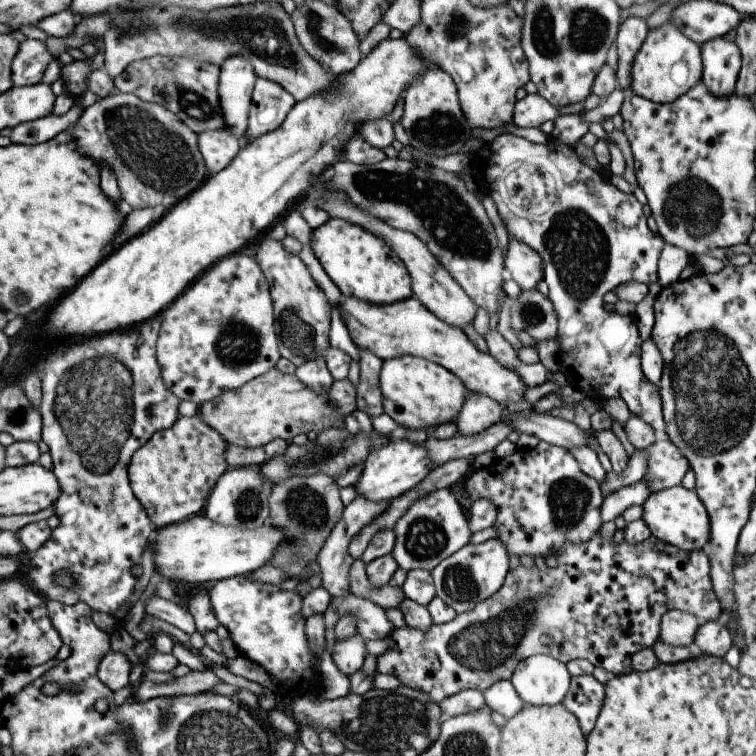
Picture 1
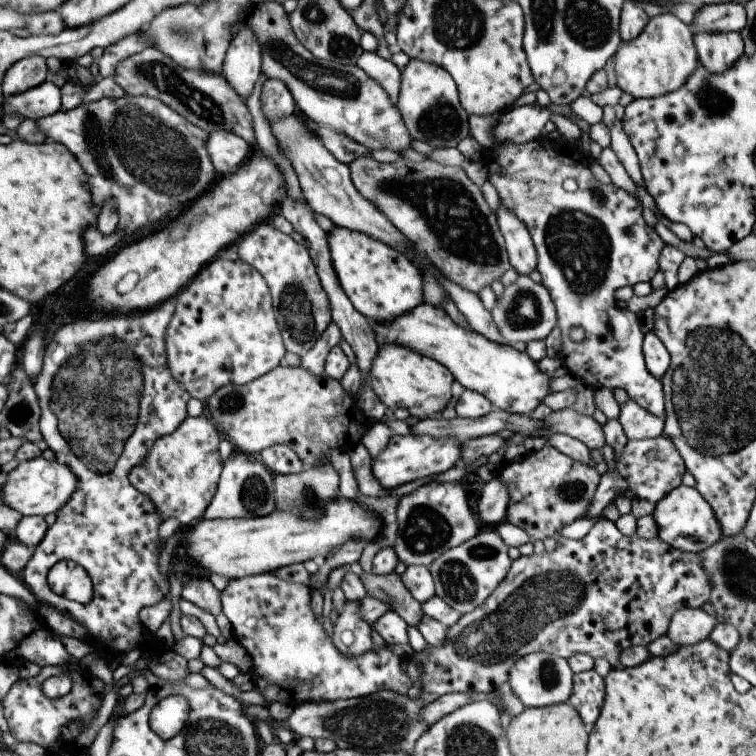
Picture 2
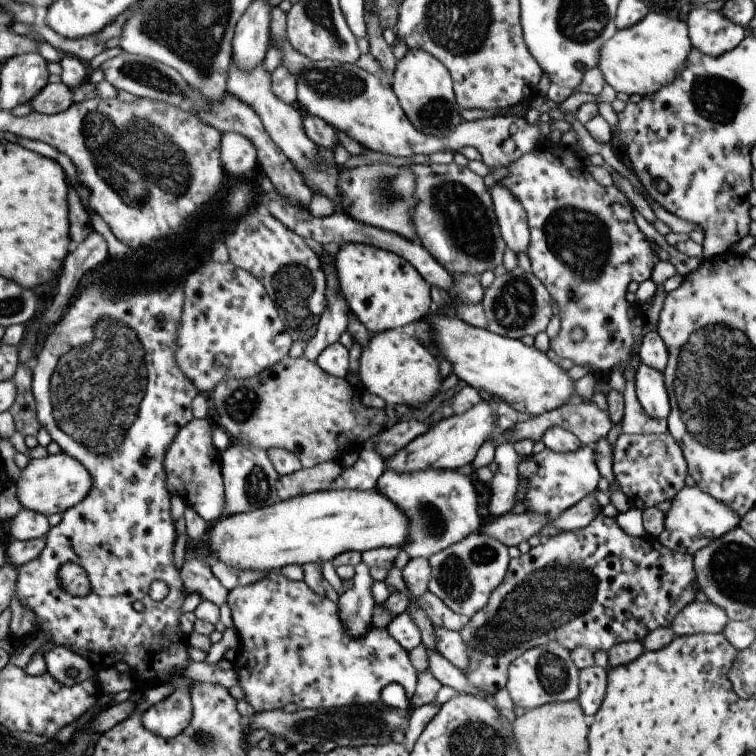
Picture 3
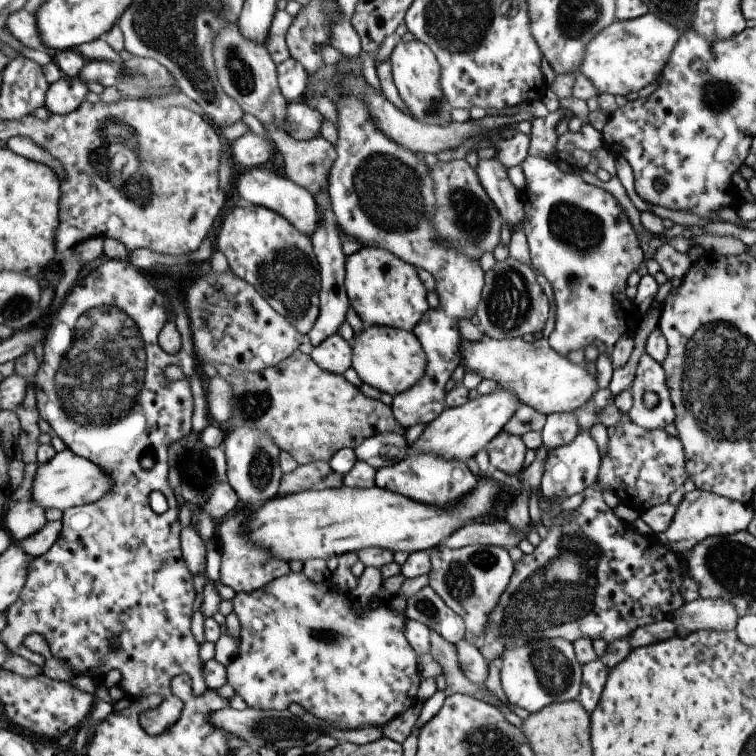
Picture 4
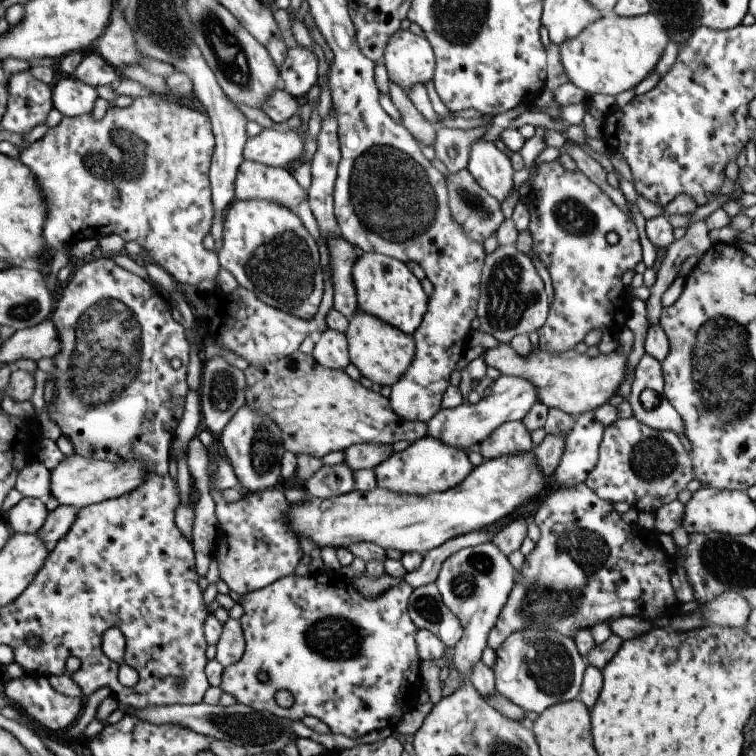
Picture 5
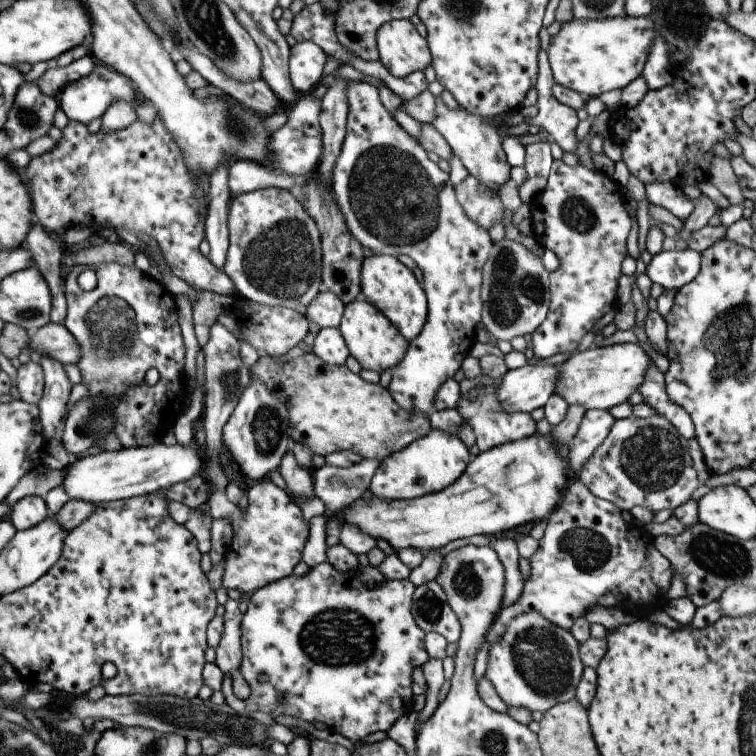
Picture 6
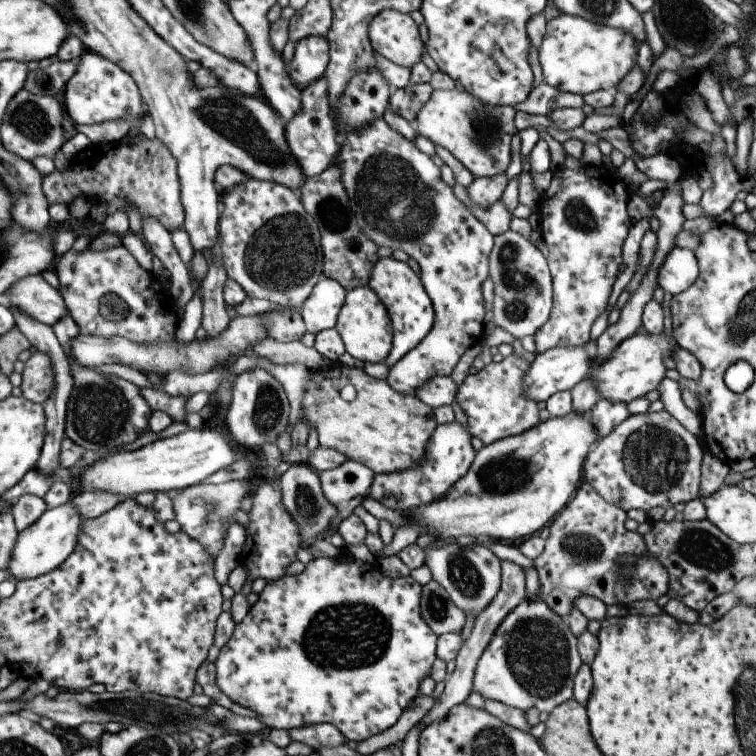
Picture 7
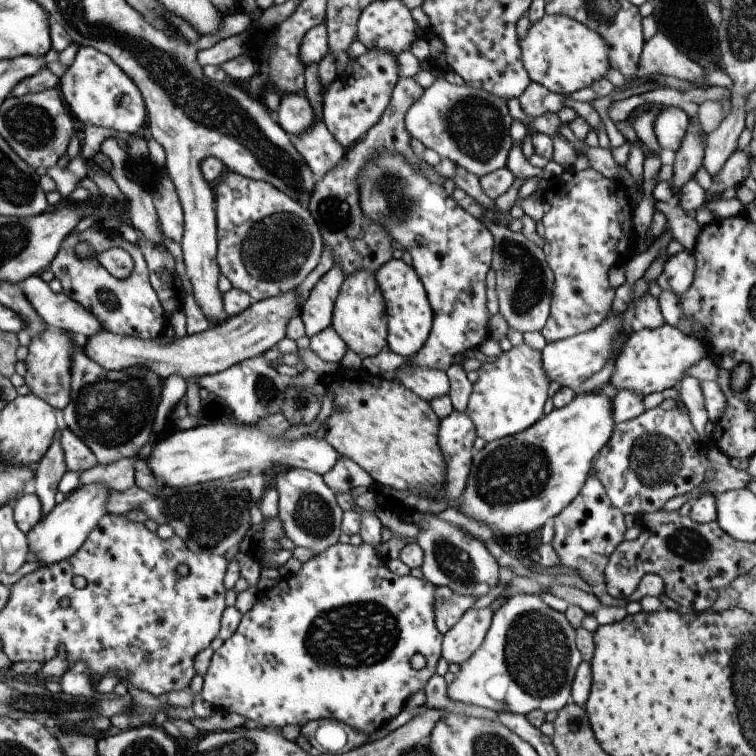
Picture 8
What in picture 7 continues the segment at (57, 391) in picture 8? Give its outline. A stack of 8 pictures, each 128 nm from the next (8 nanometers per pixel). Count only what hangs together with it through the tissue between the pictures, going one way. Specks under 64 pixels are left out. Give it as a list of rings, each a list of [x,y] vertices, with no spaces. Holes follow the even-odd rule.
[[[40,351],[24,362],[21,390],[30,402],[42,404],[53,389],[53,367],[49,356]]]

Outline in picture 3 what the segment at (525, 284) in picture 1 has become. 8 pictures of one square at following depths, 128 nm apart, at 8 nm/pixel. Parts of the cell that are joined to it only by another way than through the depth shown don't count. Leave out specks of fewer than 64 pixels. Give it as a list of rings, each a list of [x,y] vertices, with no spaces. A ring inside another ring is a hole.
[[[496,182],[490,194],[504,242],[516,255],[526,252],[530,233],[526,210],[522,203],[506,187],[503,187],[501,182]]]

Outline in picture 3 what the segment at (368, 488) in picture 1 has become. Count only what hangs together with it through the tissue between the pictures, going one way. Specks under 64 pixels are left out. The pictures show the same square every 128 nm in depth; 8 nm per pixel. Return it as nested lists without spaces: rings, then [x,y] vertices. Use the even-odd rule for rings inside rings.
[[[492,402],[474,405],[464,414],[442,419],[429,431],[411,440],[404,448],[385,460],[385,470],[395,473],[413,473],[426,469],[456,471],[460,466],[471,464],[480,446],[489,438],[489,434],[498,428],[498,415]]]

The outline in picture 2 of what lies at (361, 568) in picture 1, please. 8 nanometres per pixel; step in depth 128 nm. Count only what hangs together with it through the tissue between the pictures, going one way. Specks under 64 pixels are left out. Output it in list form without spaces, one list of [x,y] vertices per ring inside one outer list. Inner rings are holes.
[[[362,571],[359,577],[370,597],[387,604],[389,610],[396,611],[407,625],[417,627],[424,612],[421,604],[406,588],[401,576],[396,573],[375,575]]]

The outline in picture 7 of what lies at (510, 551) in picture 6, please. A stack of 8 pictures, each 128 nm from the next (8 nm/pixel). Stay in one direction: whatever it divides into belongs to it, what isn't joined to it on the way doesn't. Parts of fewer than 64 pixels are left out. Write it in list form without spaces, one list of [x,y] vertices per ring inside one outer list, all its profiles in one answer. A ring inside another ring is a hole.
[[[501,560],[501,585],[498,589],[498,594],[495,594],[492,602],[490,602],[474,621],[474,627],[472,628],[472,632],[470,632],[470,636],[463,641],[455,658],[456,668],[450,674],[450,678],[446,680],[444,692],[436,700],[433,708],[420,721],[423,724],[422,728],[432,721],[442,720],[453,706],[465,702],[466,698],[468,698],[473,688],[473,678],[479,658],[482,656],[486,646],[489,645],[494,631],[502,624],[502,621],[508,616],[508,613],[514,610],[526,598],[524,573],[524,569],[520,565],[508,560]]]

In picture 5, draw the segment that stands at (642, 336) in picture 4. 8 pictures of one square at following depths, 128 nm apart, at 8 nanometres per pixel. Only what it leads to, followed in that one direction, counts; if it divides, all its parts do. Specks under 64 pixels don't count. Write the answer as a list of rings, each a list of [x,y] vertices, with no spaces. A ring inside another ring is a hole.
[[[704,221],[696,222],[688,226],[685,236],[675,240],[672,245],[666,248],[666,254],[660,262],[657,271],[657,279],[654,286],[651,286],[651,294],[645,300],[647,308],[647,323],[649,326],[658,325],[662,314],[662,294],[674,282],[679,274],[681,264],[688,257],[701,256],[712,246],[708,237],[709,228]]]

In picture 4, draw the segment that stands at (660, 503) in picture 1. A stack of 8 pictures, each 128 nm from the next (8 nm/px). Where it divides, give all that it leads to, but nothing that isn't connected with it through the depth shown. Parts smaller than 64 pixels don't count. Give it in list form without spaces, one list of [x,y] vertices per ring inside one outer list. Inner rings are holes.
[[[694,489],[682,498],[667,529],[655,535],[662,544],[680,555],[687,550],[692,550],[705,538],[746,531],[752,520],[753,512],[752,505],[745,505],[708,491]]]

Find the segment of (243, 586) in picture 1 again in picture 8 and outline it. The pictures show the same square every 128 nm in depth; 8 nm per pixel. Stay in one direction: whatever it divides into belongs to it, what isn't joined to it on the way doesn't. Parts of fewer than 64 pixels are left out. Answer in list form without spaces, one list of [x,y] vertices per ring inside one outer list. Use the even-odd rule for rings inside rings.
[[[350,543],[333,544],[304,563],[295,575],[281,577],[276,586],[261,592],[256,604],[242,615],[235,634],[223,640],[221,647],[213,652],[210,666],[203,676],[203,689],[200,693],[206,704],[214,706],[217,710],[241,714],[248,720],[257,722],[260,728],[274,728],[275,730],[281,730],[283,726],[301,727],[307,722],[324,718],[340,721],[358,732],[370,735],[388,724],[392,718],[396,718],[405,708],[412,694],[425,688],[426,682],[434,676],[436,663],[441,657],[443,634],[437,629],[434,620],[434,585],[412,574],[404,576],[394,574],[386,566],[386,559],[378,556],[374,547],[376,546],[366,543],[362,543],[361,546],[353,546]],[[414,654],[422,654],[426,658],[426,665],[422,669],[416,670],[410,665],[410,658]]]

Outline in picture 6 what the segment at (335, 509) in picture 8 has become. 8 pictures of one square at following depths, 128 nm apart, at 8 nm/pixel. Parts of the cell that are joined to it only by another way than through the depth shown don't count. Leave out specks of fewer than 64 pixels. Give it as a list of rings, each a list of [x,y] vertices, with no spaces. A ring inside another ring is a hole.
[[[290,447],[281,458],[278,469],[288,485],[290,492],[293,494],[293,496],[290,497],[292,500],[294,497],[300,497],[301,499],[306,499],[308,502],[312,497],[316,497],[312,475],[313,470],[302,468],[298,464],[292,447]]]

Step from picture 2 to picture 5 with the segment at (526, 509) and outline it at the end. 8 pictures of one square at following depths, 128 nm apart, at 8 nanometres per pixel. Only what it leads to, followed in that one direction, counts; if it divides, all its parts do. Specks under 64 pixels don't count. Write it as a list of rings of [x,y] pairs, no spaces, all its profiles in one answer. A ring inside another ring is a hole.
[[[588,411],[576,416],[575,425],[565,436],[564,450],[553,474],[559,484],[557,488],[573,487],[585,482],[599,459],[599,446],[603,439],[604,429],[592,412]]]

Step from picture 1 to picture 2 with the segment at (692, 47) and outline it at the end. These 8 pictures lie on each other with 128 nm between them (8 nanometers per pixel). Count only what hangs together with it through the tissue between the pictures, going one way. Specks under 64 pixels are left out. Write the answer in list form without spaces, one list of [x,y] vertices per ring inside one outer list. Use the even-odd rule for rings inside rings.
[[[663,14],[650,18],[646,28],[635,39],[630,39],[630,42],[627,43],[623,42],[615,54],[614,64],[617,73],[617,86],[624,93],[631,94],[634,99],[663,97],[677,91],[699,65],[693,37],[691,26],[673,15]]]

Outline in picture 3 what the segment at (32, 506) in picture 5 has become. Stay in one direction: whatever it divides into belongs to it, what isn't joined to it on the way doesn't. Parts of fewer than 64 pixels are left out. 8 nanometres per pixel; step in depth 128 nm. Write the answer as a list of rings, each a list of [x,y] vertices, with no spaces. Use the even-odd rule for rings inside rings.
[[[20,509],[9,522],[8,535],[11,539],[31,541],[46,536],[51,529],[46,515],[28,509]]]

